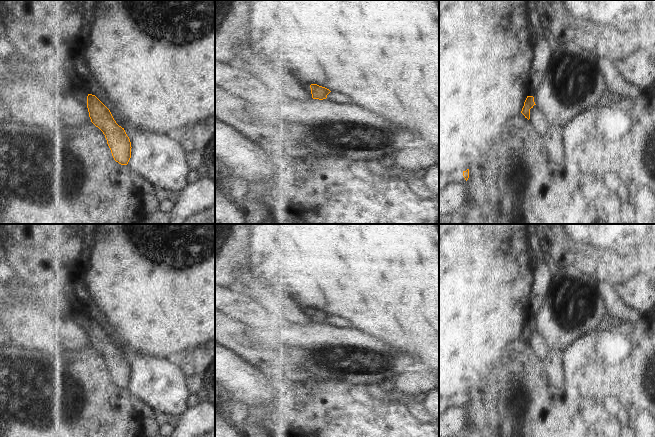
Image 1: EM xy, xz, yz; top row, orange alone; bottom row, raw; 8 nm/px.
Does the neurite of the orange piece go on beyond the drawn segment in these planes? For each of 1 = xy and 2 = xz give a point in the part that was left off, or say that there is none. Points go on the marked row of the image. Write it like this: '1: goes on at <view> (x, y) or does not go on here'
1: does not go on here
2: does not go on here

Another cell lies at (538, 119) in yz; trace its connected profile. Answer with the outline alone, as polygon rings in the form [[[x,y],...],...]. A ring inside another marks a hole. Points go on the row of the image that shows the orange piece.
[[[534,105],[530,109],[530,119],[532,126],[541,135],[544,136],[550,123],[547,120],[544,112],[537,106]]]

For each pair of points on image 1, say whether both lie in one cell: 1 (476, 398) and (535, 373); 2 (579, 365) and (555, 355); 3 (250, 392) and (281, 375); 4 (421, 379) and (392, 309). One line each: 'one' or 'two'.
1: one
2: two
3: two
4: two

